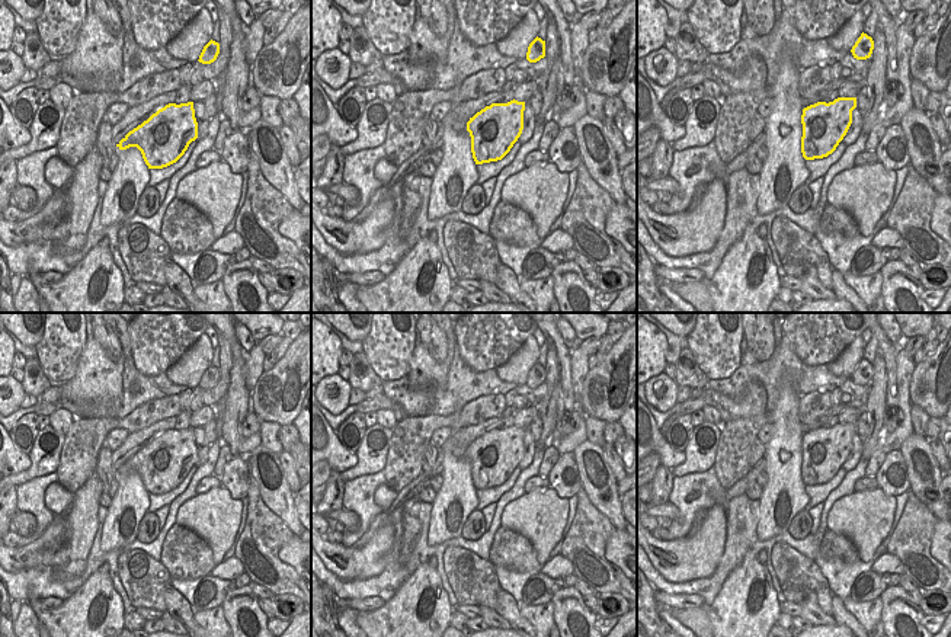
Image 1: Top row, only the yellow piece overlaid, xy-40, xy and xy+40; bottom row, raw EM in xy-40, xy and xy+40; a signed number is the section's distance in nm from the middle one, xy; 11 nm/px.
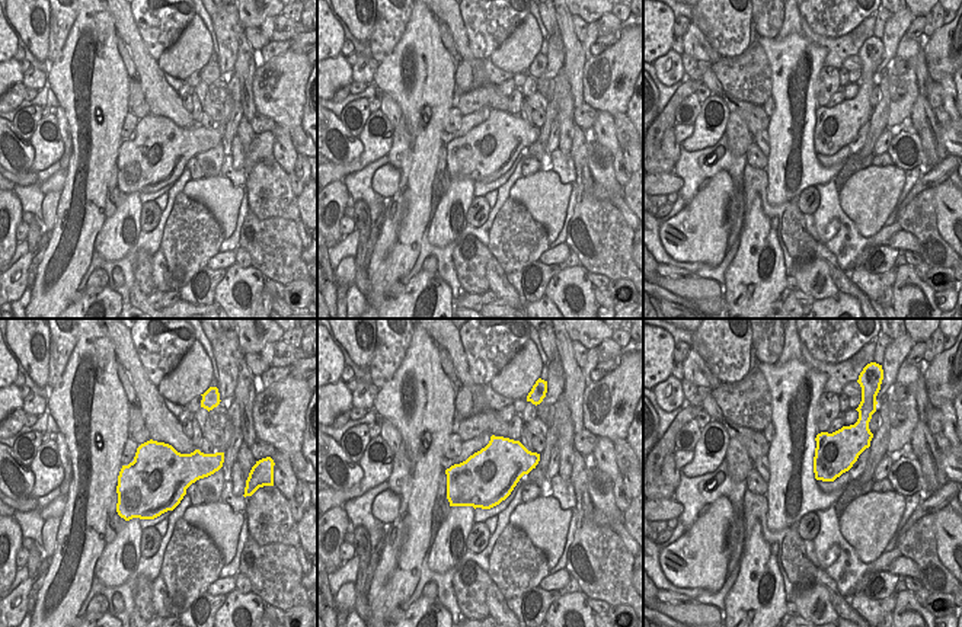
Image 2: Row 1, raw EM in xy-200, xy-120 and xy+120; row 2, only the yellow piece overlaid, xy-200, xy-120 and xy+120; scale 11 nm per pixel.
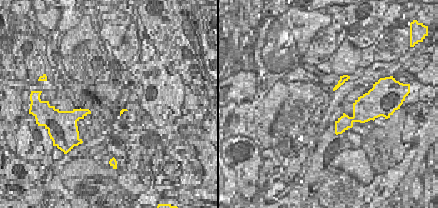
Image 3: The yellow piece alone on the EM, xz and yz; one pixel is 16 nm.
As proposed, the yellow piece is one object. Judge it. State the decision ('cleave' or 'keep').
keep

